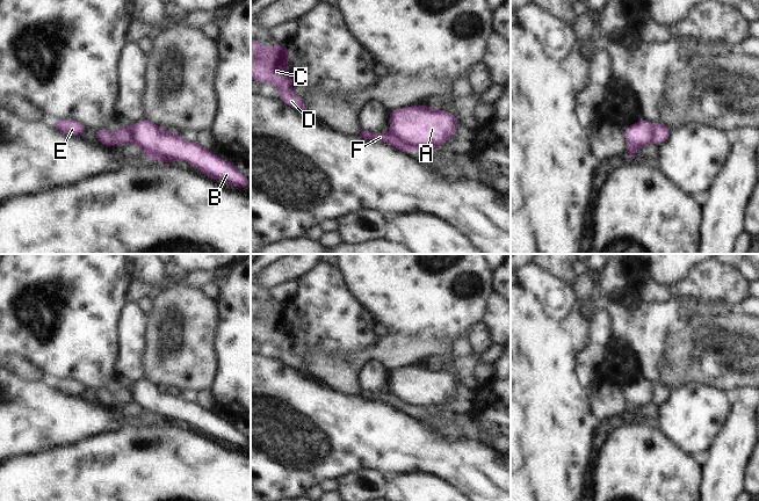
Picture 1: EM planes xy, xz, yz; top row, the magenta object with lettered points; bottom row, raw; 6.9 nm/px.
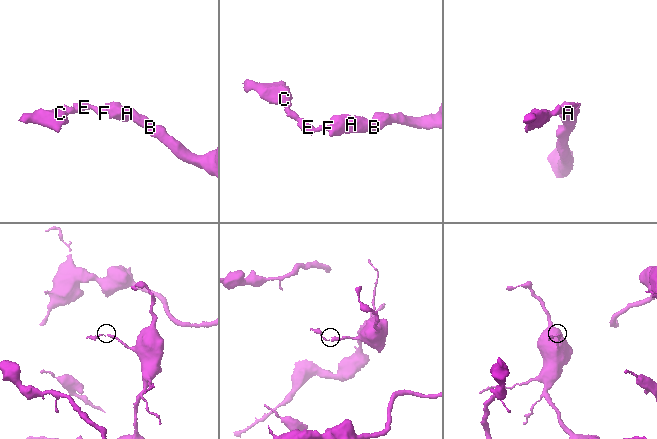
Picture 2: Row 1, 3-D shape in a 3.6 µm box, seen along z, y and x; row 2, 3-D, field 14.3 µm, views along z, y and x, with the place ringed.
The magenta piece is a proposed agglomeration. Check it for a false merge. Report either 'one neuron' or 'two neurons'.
two neurons

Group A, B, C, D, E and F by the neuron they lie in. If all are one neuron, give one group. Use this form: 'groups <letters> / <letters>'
groups A B / C D E F

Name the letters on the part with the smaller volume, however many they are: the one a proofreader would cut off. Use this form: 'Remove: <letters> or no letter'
Remove: C, D, E, F.

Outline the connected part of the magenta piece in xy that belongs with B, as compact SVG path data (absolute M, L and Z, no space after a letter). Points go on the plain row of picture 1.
M147 378L131 385L131 393L146 419L165 423L183 420L216 441L240 449L251 446L250 438L236 428L233 421L219 418L197 401L187 401L178 392L162 390Z

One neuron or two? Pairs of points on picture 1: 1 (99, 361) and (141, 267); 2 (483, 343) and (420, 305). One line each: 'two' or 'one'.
1: two
2: two

